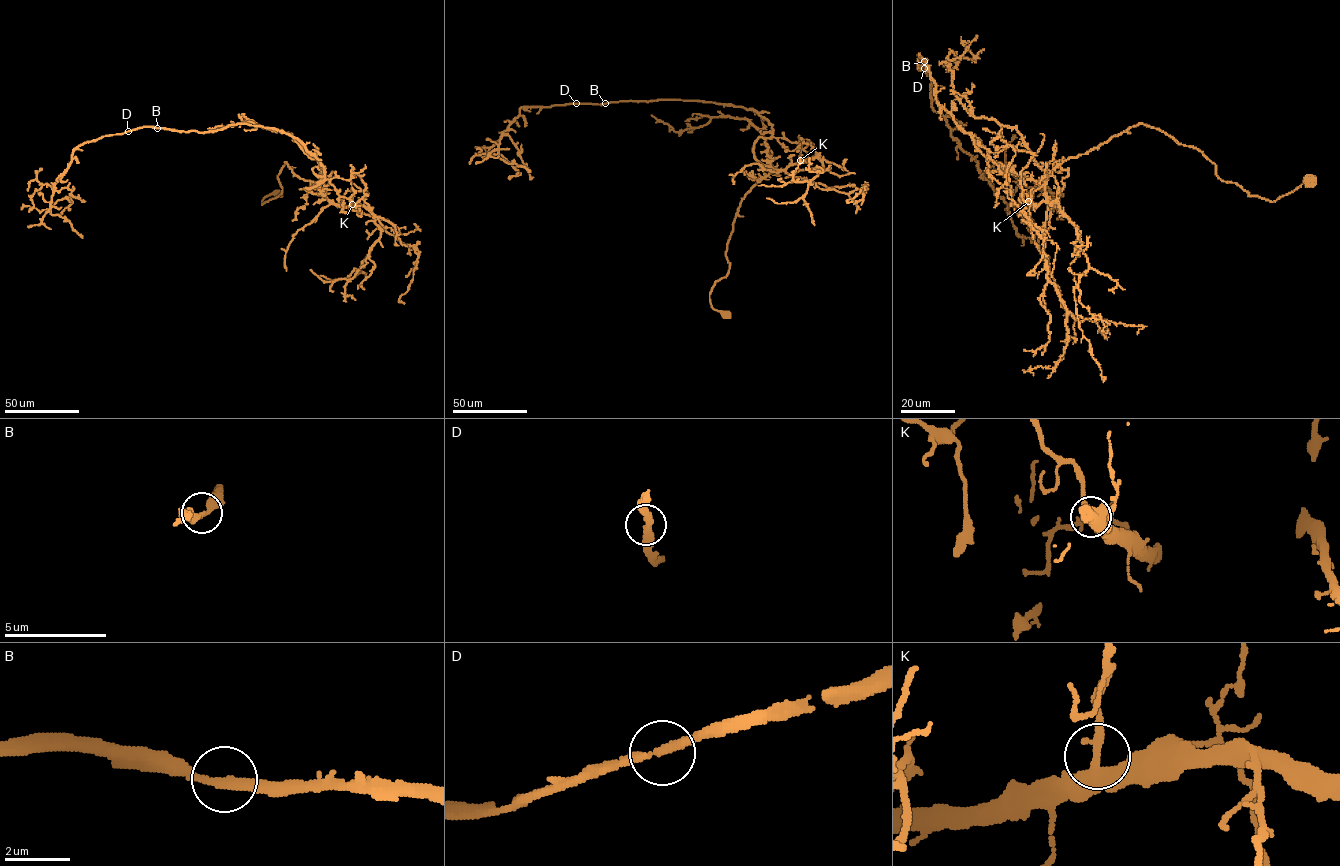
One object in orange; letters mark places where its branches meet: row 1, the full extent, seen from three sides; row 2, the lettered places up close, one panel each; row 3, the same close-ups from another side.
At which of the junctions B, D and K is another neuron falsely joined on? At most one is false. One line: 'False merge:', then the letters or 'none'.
False merge: none

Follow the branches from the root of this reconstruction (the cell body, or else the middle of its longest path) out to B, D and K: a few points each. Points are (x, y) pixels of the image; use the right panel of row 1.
B: (1307, 182), (1249, 196), (1141, 123), (1044, 185), (987, 171), (924, 61)
D: (1307, 182), (1249, 196), (1141, 123), (1044, 185), (987, 171), (919, 54), (924, 68)
K: (1307, 182), (1273, 201), (1249, 196), (1200, 151), (1139, 123), (1060, 163), (1045, 199), (1028, 201)

